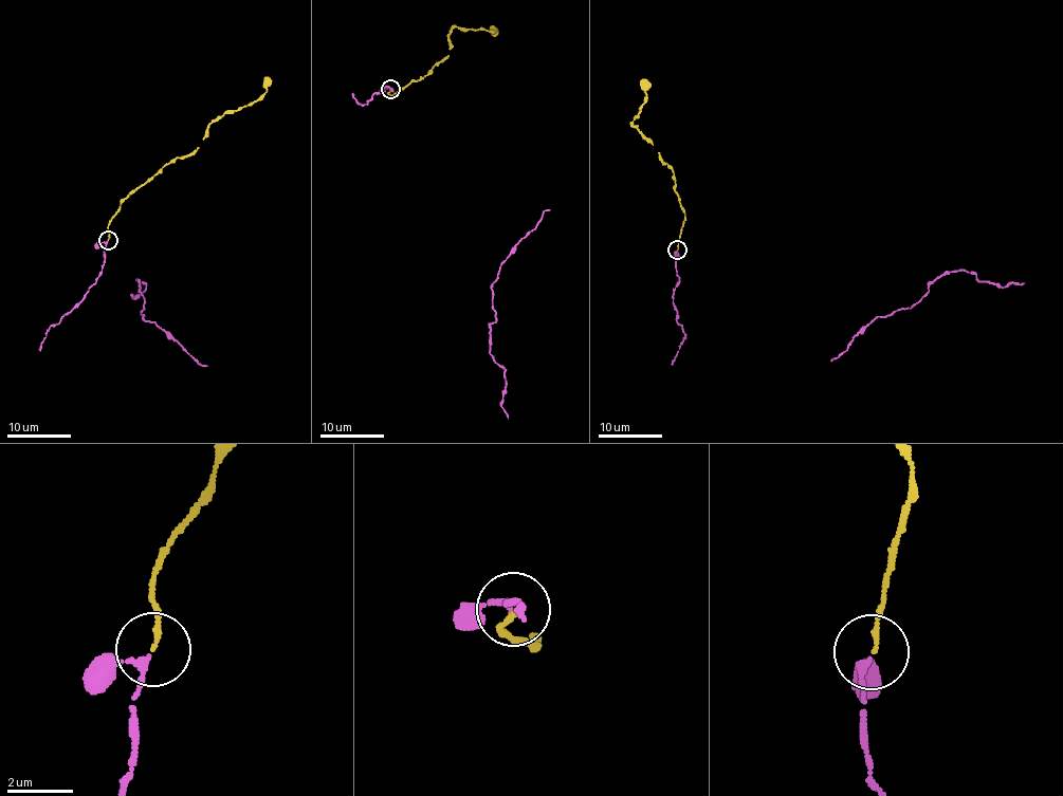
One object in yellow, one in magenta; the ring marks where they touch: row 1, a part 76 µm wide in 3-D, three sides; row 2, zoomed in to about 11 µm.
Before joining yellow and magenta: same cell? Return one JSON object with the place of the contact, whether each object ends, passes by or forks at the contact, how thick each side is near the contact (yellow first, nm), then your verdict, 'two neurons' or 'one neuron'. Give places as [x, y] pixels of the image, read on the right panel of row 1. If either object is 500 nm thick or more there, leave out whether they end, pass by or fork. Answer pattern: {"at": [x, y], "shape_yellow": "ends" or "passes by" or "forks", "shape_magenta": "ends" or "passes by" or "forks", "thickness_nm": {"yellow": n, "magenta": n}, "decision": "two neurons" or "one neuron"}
{"at": [677, 250], "shape_yellow": "ends", "shape_magenta": "passes by", "thickness_nm": {"yellow": 140, "magenta": 140}, "decision": "one neuron"}

